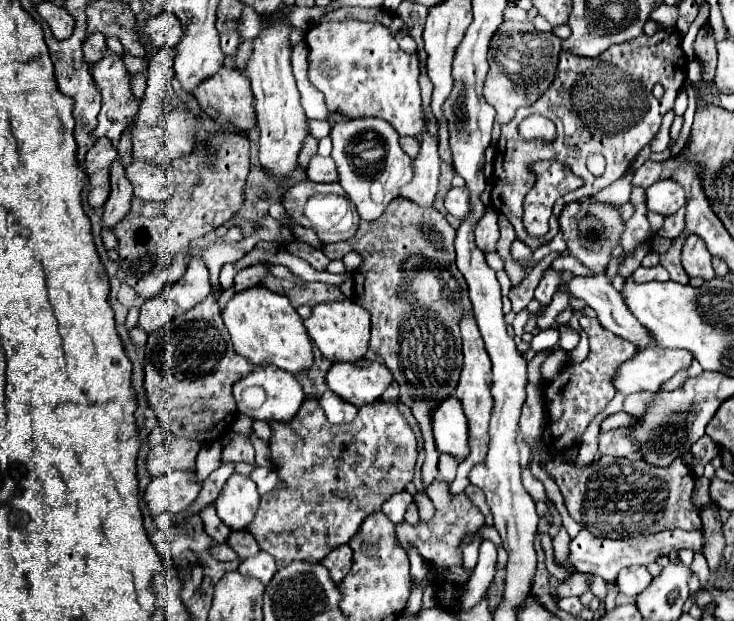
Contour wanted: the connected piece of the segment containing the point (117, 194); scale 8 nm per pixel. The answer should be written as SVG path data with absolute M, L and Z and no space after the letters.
M116 158L110 170L110 182L112 182L112 192L108 202L104 204L104 214L102 222L104 226L114 226L118 220L122 220L130 212L132 204L132 182L126 176L126 166Z

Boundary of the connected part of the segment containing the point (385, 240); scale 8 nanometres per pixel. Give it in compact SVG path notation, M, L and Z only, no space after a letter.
M396 198L380 216L380 220L374 220L372 224L362 220L352 240L324 246L324 254L330 260L336 260L336 252L350 252L350 250L356 250L364 256L364 262L356 272L358 284L354 286L354 300L372 314L370 348L378 356L382 356L394 380L400 384L400 400L412 408L416 420L422 426L424 452L426 452L426 460L422 466L424 486L428 486L438 472L438 450L430 430L430 410L436 406L436 402L440 402L446 396L452 396L456 390L462 368L462 336L458 324L472 310L466 280L456 268L454 236L456 230L438 210L420 208L408 198Z

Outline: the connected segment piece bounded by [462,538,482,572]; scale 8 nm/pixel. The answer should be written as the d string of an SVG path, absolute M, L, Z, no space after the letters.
M474 538L474 540L464 548L462 558L464 558L464 568L466 568L466 572L472 572L474 566L476 566L476 562L478 562L478 546L480 546L480 542L482 542L482 538Z

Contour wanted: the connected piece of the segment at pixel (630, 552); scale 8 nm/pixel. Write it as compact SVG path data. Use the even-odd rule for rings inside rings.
M580 530L576 538L570 540L570 562L576 566L578 572L594 572L602 576L604 580L614 580L616 574L634 564L648 566L650 562L660 562L666 566L670 562L670 554L680 550L680 548L690 548L694 552L702 550L702 530L686 532L686 530L664 530L656 534L644 534L638 538L620 538L620 540L610 540L610 538L596 538L588 530Z

